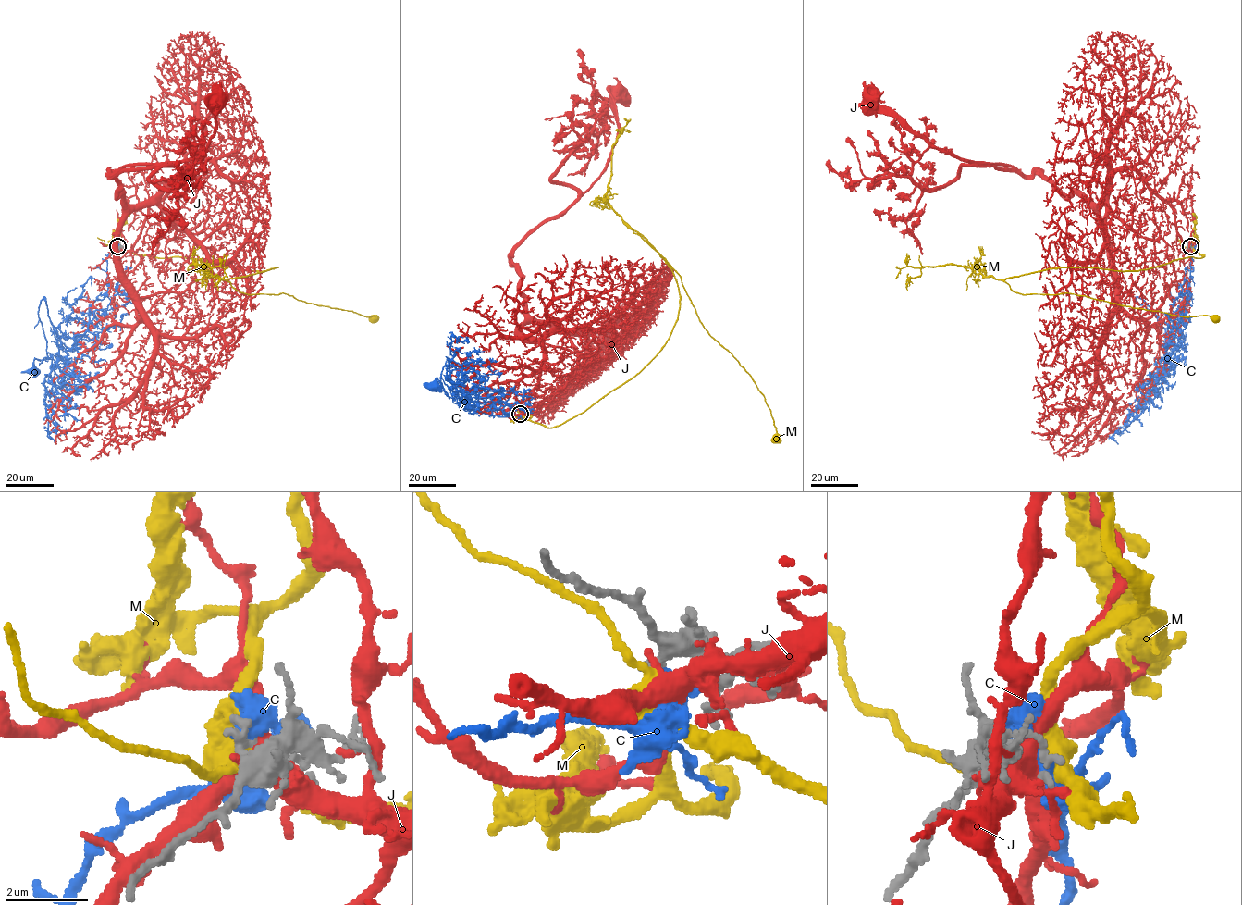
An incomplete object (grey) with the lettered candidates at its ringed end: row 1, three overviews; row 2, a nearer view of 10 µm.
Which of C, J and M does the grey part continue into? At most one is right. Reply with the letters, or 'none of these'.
M

